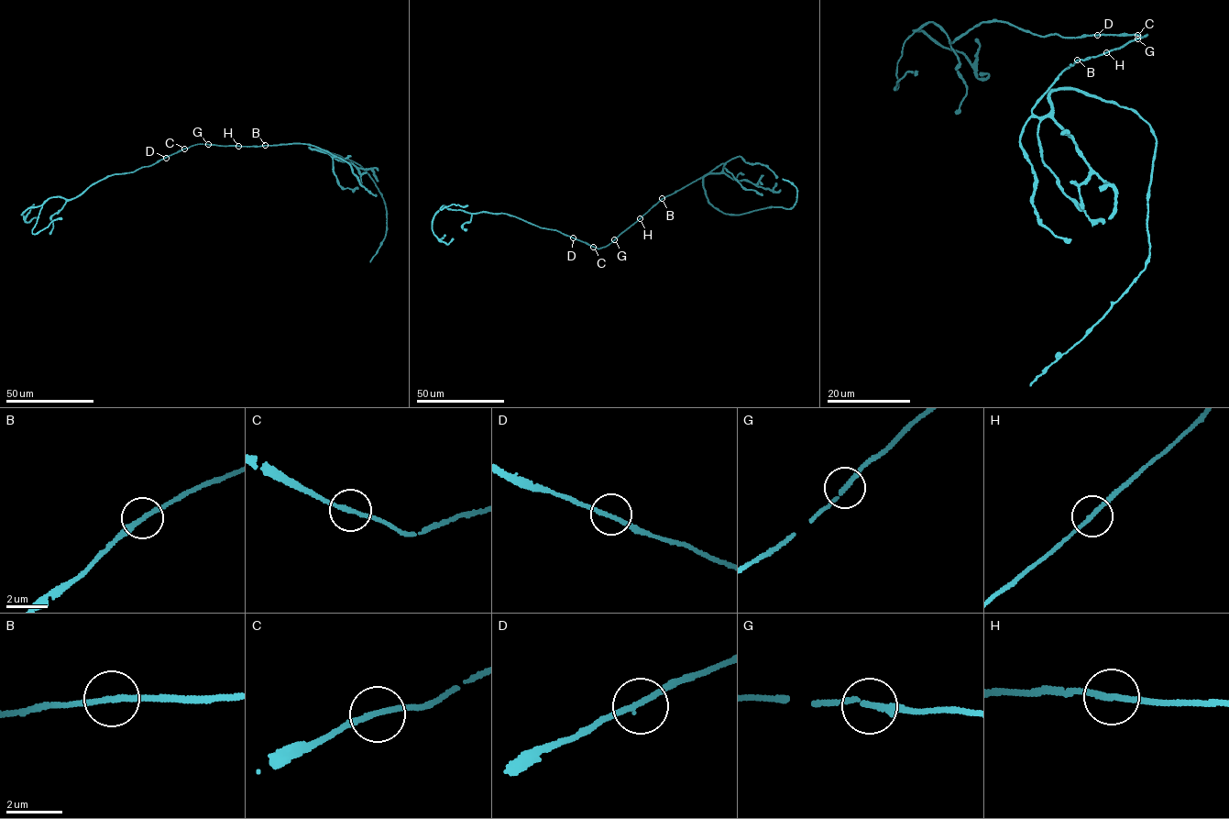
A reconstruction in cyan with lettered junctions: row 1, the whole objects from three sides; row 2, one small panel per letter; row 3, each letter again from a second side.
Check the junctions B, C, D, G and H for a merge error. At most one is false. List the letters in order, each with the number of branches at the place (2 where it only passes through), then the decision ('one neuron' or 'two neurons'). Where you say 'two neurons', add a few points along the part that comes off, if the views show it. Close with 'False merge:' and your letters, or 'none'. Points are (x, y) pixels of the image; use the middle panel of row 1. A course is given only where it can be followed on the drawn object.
B: branches 2; one neuron
C: branches 2; one neuron
D: branches 2; one neuron
G: branches 2; one neuron
H: branches 2; one neuron
False merge: none

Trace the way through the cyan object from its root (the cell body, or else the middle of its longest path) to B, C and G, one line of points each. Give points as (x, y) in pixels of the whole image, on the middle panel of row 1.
B: (650, 209), (662, 199)
C: (650, 209), (609, 244), (598, 249), (594, 247)
G: (650, 209), (614, 239)

